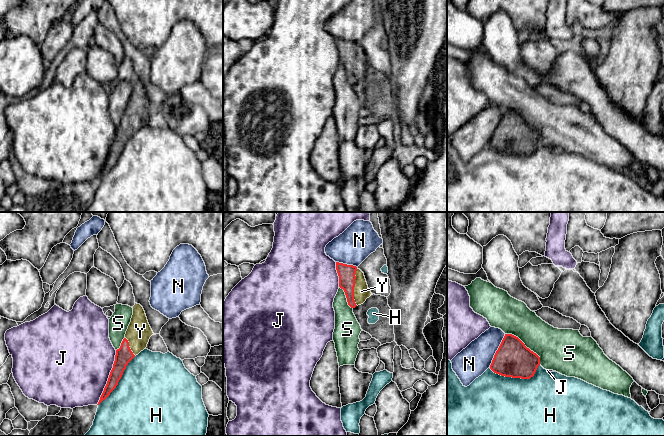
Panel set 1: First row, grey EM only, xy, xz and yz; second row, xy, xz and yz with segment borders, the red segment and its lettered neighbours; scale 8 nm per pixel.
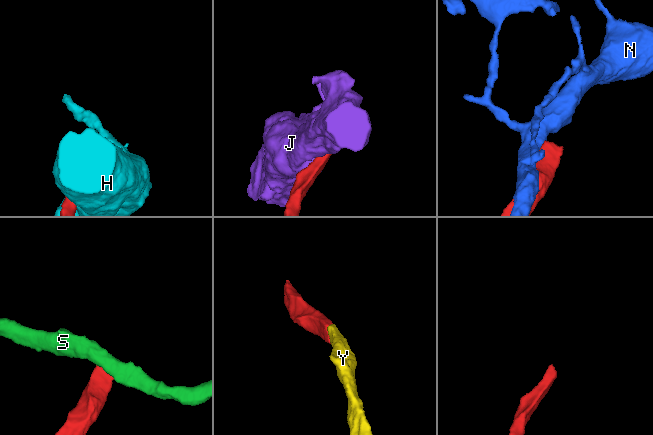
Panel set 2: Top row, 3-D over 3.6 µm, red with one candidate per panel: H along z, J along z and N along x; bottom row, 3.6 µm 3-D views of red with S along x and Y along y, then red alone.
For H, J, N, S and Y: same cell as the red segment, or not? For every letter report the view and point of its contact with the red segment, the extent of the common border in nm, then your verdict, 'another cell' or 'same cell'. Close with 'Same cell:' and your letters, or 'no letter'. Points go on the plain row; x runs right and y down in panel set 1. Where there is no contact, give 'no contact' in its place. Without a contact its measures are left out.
H: yz (516, 153) | 400 nm | another cell
J: xy (109, 153) | 460 nm | another cell
N: yz (497, 126) | 300 nm | another cell
S: yz (525, 122) | 380 nm | another cell
Y: xz (354, 62) | 300 nm | same cell
Same cell: Y

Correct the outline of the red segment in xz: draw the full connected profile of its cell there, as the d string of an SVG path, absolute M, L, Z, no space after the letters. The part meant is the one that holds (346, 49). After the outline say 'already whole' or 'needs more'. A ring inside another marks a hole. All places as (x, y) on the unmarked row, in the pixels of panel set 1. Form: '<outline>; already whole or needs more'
M336 38L339 63L344 66L348 81L355 84L371 72L364 49L356 42Z; needs more

